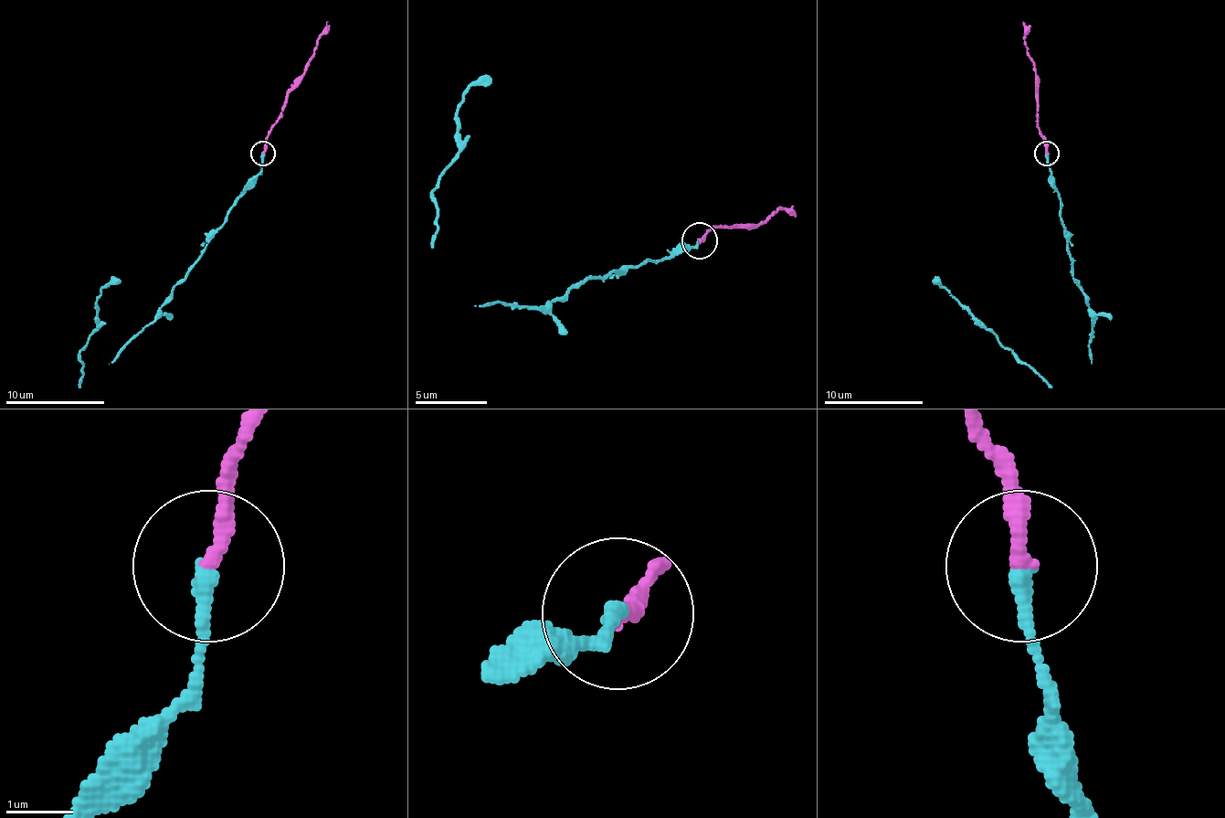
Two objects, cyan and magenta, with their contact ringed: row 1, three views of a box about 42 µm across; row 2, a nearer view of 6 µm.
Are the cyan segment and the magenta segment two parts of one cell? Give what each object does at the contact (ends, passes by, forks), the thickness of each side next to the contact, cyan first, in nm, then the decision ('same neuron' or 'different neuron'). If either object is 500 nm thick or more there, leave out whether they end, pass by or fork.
cyan ends | magenta ends | 240/240 nm | same neuron

